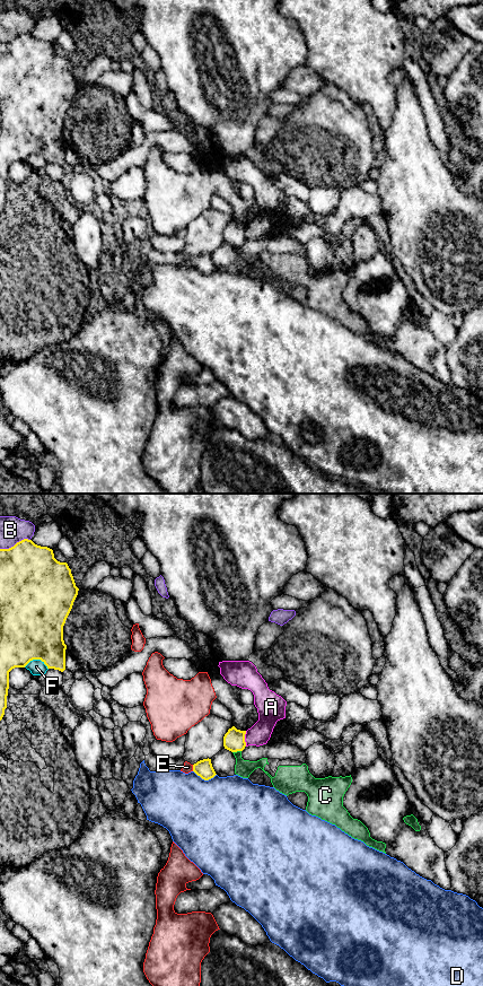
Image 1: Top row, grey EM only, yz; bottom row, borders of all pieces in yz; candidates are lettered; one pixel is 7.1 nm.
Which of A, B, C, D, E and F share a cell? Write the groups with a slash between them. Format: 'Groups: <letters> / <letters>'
Groups: A / B / C / D / E / F

